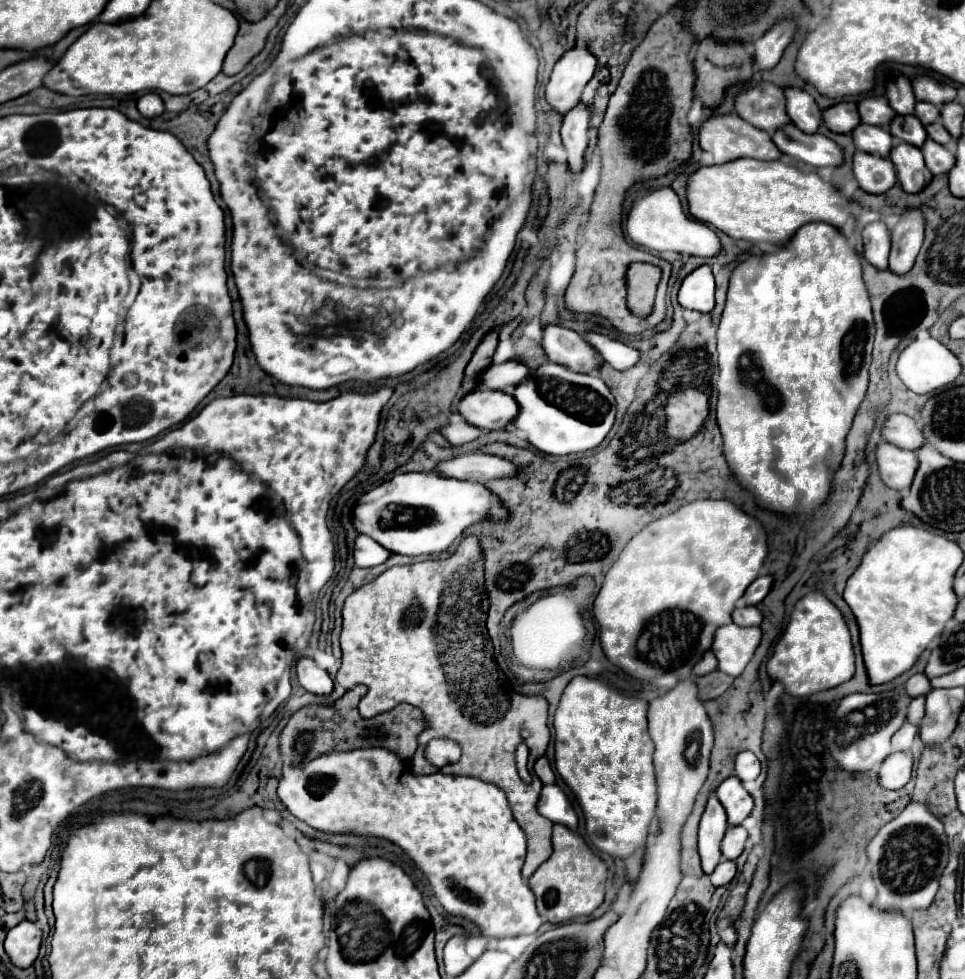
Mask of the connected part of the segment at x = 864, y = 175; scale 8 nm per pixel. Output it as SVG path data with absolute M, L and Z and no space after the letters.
M864 151L854 153L854 177L866 193L886 193L896 185L892 161L878 155L864 155Z

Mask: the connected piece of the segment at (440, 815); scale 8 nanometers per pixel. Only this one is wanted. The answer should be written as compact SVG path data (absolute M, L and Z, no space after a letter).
M370 747L370 749L352 749L352 751L330 751L328 755L320 755L320 759L312 759L312 763L306 763L304 767L284 765L284 771L282 771L282 777L278 783L278 797L294 817L302 819L304 823L308 823L310 827L314 827L318 831L328 831L328 833L342 833L344 831L344 833L356 833L356 835L376 835L376 837L384 837L384 839L400 845L414 859L414 863L422 869L422 873L428 877L428 881L434 889L434 895L438 897L442 907L448 913L464 915L466 919L476 923L480 927L482 935L486 935L486 937L502 939L502 937L534 935L538 931L538 927L542 925L542 919L536 911L536 897L520 873L524 857L526 857L526 835L524 835L522 827L516 823L516 819L510 811L510 805L508 805L508 799L504 797L504 791L492 783L486 783L486 781L480 781L478 777L468 777L468 775L444 775L444 773L412 775L408 763L404 759L400 759L396 753L392 753L384 747Z

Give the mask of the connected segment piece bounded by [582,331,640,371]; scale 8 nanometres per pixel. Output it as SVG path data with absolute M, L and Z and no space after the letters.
M586 331L586 333L582 333L582 337L614 369L620 369L620 371L628 369L628 367L636 365L638 359L640 359L640 353L636 349L628 347L626 343L622 343L618 339L612 339L610 335L604 335L604 333L598 333L598 331Z

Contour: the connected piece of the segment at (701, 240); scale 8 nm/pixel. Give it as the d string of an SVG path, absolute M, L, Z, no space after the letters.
M658 187L646 191L644 195L632 201L626 221L626 233L636 245L654 251L676 251L700 257L714 257L720 251L720 239L716 237L716 233L708 225L682 213L680 199L670 187Z

